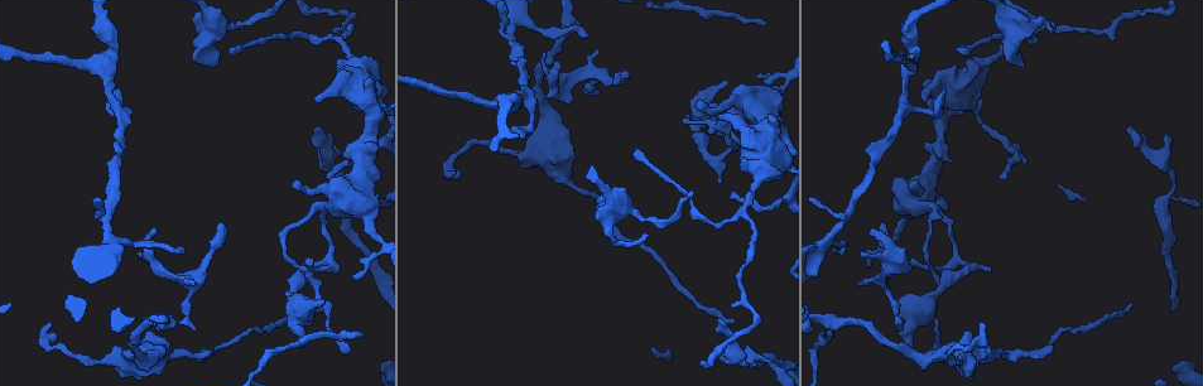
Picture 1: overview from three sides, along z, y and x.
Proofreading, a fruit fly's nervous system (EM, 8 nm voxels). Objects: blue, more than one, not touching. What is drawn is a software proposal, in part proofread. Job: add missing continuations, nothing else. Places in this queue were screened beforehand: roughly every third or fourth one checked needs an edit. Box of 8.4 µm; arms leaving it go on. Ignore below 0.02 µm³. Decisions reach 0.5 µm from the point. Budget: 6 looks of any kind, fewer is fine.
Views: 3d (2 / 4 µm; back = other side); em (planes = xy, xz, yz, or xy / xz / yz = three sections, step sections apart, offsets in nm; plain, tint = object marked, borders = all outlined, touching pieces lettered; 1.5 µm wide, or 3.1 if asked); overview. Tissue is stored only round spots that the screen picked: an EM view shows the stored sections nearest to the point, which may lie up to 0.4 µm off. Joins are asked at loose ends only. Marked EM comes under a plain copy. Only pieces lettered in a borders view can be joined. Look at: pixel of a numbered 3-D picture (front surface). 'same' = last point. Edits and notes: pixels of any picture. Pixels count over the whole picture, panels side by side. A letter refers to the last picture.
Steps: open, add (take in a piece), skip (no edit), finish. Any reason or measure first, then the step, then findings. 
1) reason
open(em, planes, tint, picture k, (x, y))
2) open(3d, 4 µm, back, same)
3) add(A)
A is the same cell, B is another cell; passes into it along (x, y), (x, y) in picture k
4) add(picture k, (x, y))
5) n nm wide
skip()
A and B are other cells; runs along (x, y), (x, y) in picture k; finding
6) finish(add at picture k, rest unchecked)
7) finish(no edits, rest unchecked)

branch stops here
open(em, yz, step 8, tint, picture 1, (1009, 63))

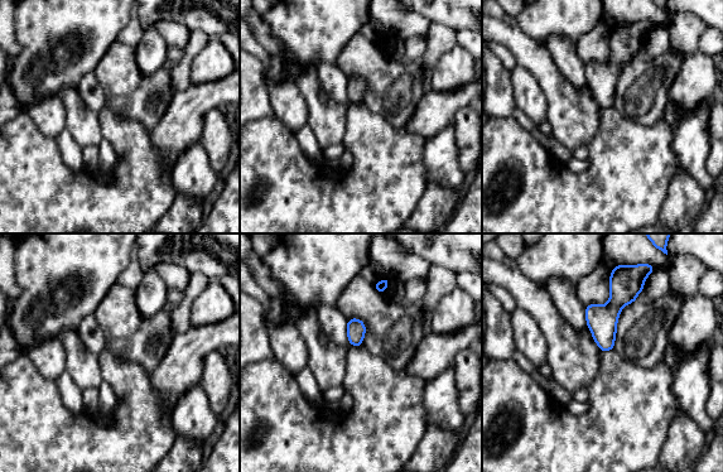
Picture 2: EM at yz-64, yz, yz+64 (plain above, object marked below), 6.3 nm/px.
open(em, planes, borders, same)

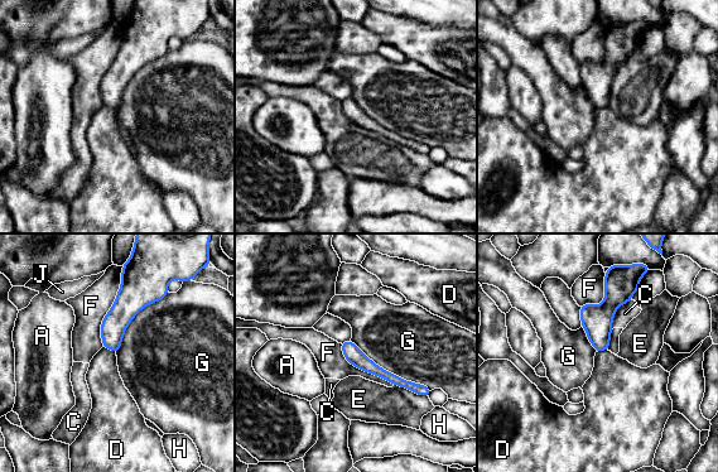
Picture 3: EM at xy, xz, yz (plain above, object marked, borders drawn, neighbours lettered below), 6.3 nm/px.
skip()
A, C, D, E, F, G, H and J are other cells; runs along (345, 346), (366, 365), (420, 390) in picture 3; none of them fits

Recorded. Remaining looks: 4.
open(em, xz, step 4, borders, picture 1, (316, 127))

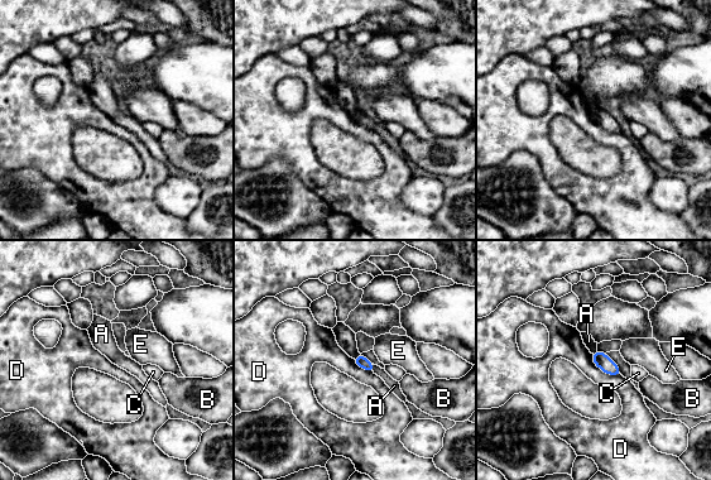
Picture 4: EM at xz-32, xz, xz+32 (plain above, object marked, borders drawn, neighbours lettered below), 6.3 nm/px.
another direction
open(em, planes, borders, same)

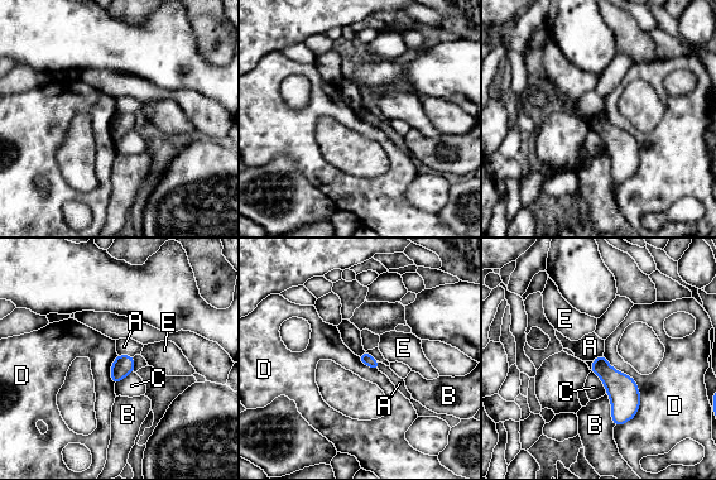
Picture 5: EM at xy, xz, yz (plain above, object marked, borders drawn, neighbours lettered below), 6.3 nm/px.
skip()
A, B, C, D and E are other cells; border along (602, 355), (639, 393), (621, 426) in picture 5; none of them fits

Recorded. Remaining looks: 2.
branch stops here
open(em, planes, borders, picture 1, (569, 102))

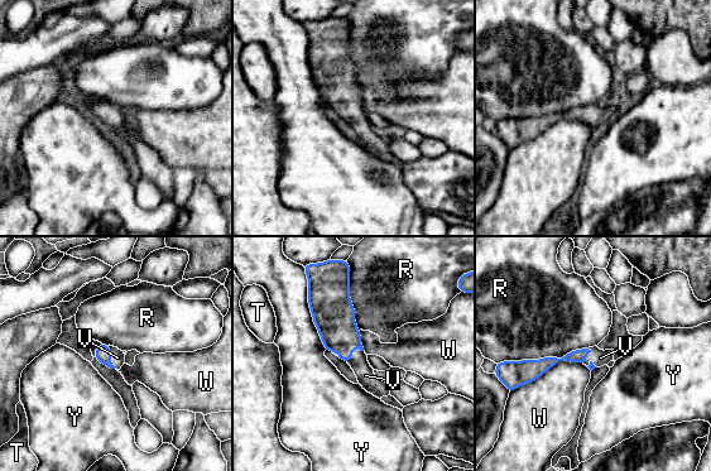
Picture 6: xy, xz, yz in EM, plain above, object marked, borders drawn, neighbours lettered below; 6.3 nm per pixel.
add(V)
V is the same cell, R, T, W and Y are other cells; passes into it along (334, 317), (351, 351), (365, 375) in picture 6; the cell continues

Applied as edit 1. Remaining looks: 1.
finish(add at picture 6, rest unchecked)

